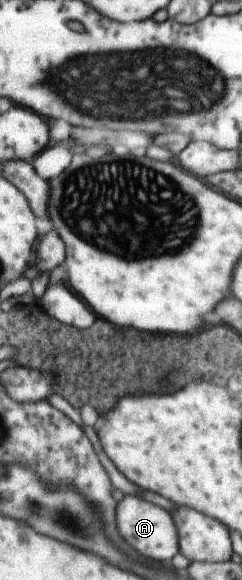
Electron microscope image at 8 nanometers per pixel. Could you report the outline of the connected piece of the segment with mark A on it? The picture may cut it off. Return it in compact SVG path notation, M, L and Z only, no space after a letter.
M123 495L115 503L116 531L126 541L128 547L138 551L142 558L152 559L159 563L169 563L170 559L179 552L179 529L175 520L164 509L142 498Z

